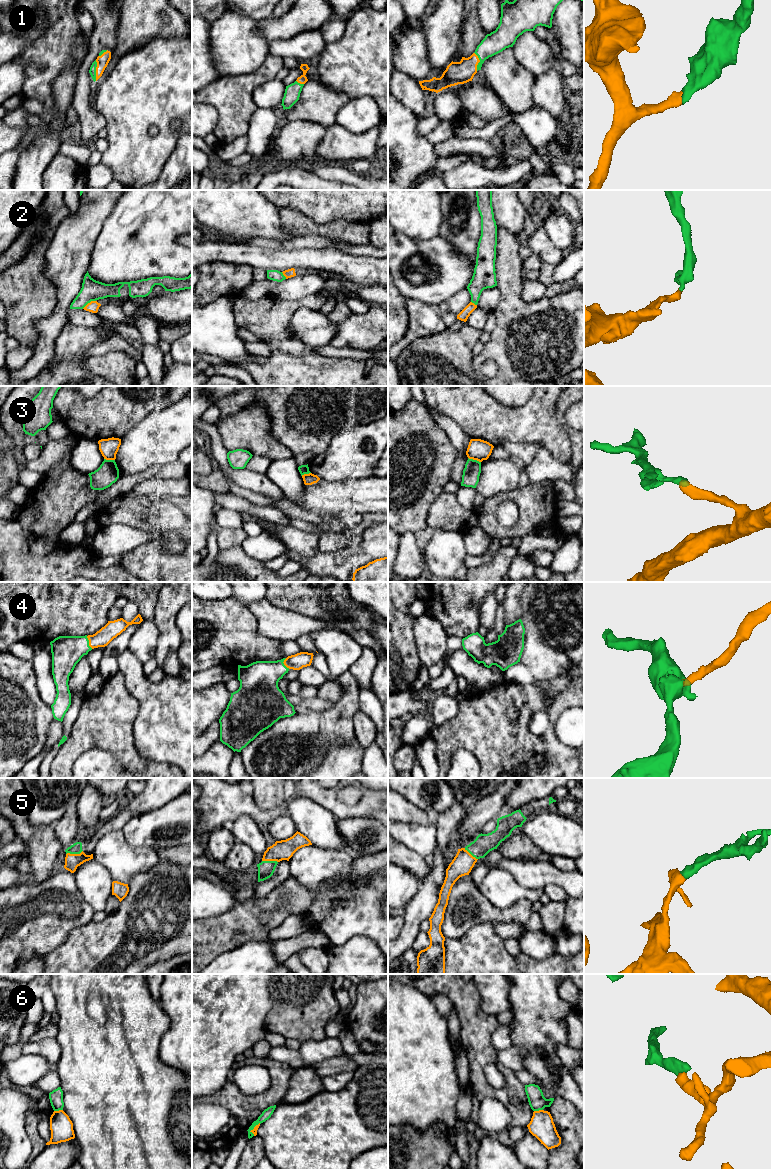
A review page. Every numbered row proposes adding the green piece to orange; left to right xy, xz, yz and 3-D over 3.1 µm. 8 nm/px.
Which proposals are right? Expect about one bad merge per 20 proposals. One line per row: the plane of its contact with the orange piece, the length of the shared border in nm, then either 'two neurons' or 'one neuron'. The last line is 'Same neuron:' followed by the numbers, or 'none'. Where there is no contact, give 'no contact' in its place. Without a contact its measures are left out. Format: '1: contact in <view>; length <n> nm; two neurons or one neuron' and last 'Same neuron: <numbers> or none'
1: contact in xy; length 170 nm; one neuron
2: contact in xy; length 130 nm; one neuron
3: contact in yz; length 110 nm; two neurons
4: contact in xy; length 120 nm; one neuron
5: contact in xy; length 140 nm; one neuron
6: contact in xy; length 70 nm; two neurons
Same neuron: 1, 2, 4, 5

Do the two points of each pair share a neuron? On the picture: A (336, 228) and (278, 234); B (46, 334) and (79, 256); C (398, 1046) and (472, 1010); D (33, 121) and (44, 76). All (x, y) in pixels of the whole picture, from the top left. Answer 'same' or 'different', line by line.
A: different
B: same
C: different
D: different

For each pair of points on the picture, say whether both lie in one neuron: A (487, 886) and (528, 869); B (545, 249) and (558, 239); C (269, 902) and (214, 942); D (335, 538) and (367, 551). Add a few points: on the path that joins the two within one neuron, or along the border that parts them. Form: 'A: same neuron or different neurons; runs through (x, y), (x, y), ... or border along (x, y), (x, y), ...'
A: different neurons; border along (489, 870), (503, 868), (522, 886), (532, 889)
B: different neurons; border along (543, 226), (548, 238), (562, 251)
C: same neuron; runs through (255, 907), (246, 912), (228, 928)
D: different neurons; border along (361, 537), (354, 545), (330, 551)

